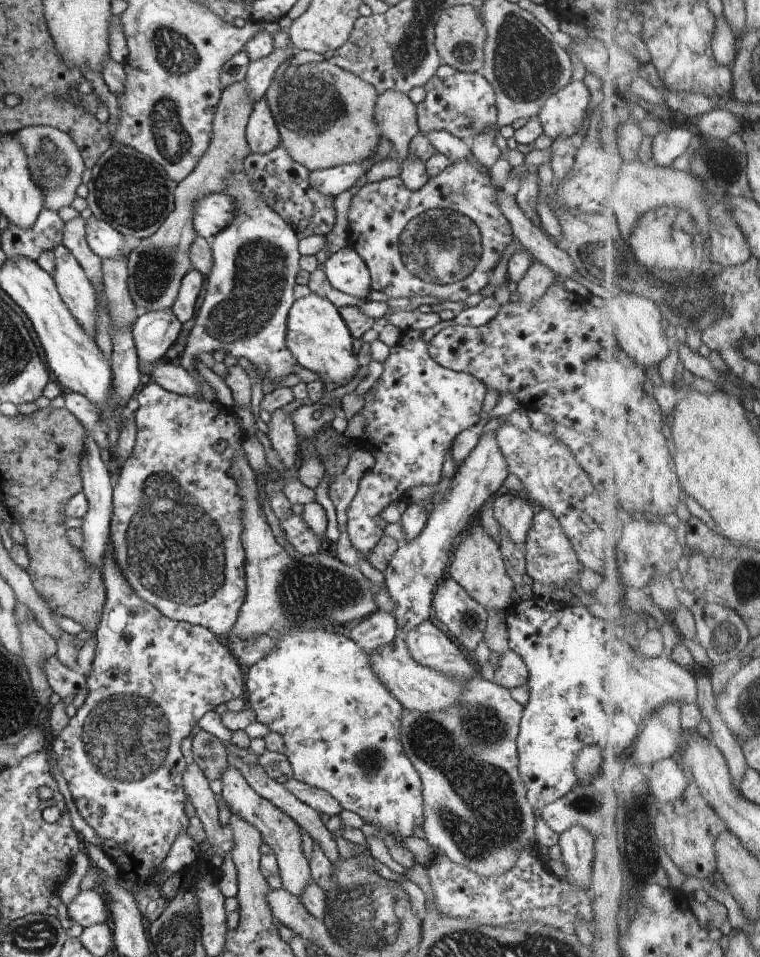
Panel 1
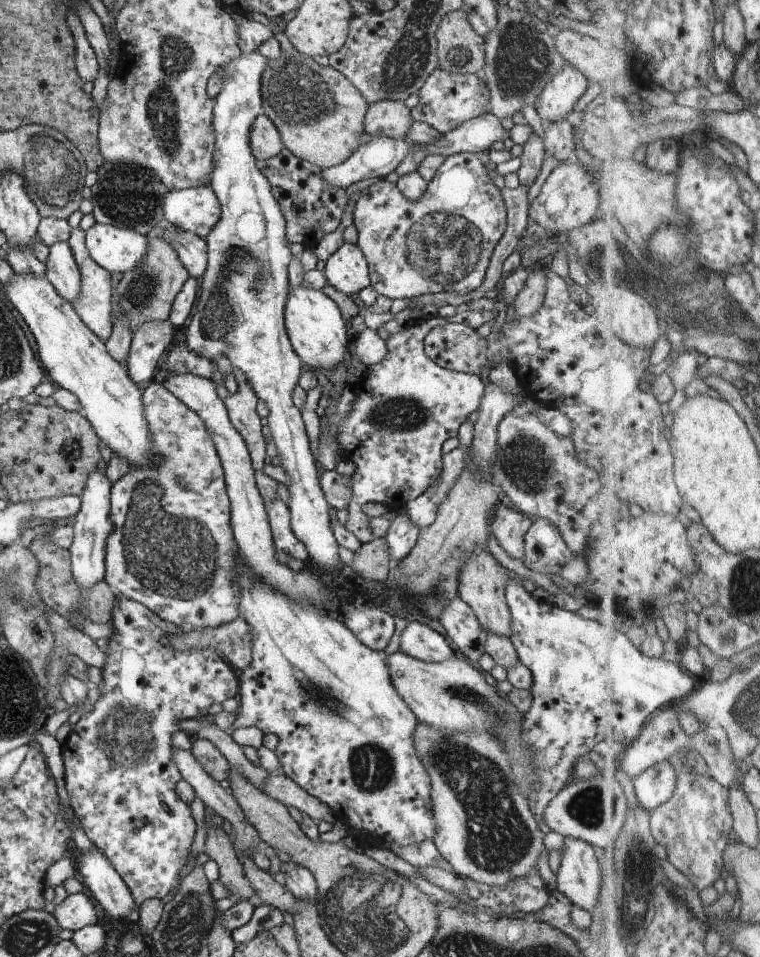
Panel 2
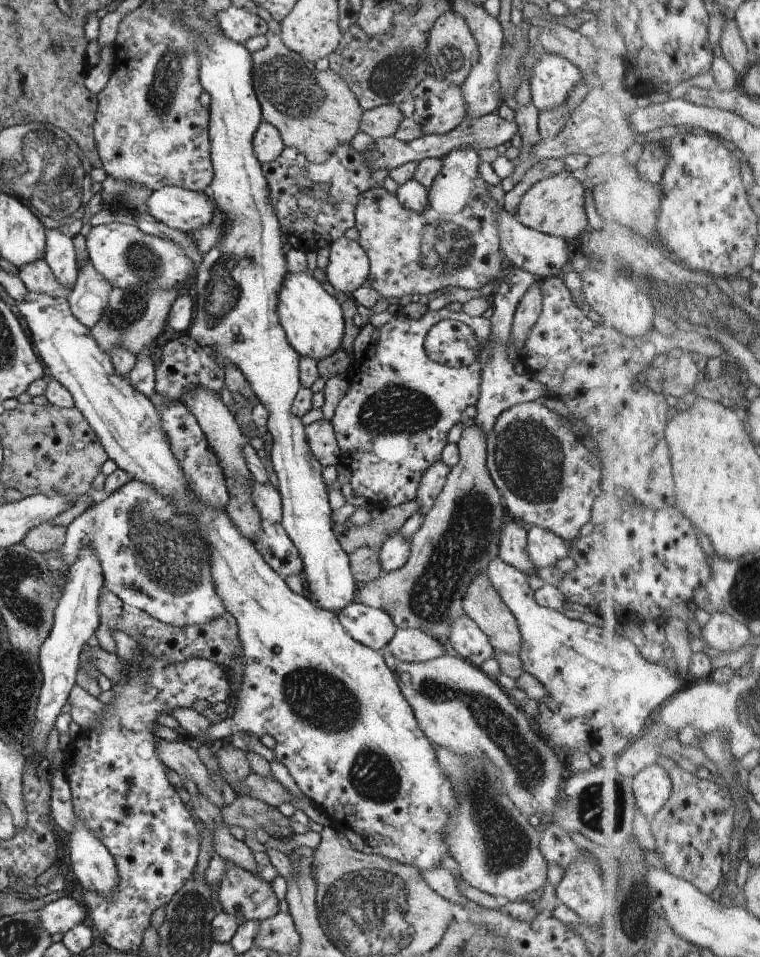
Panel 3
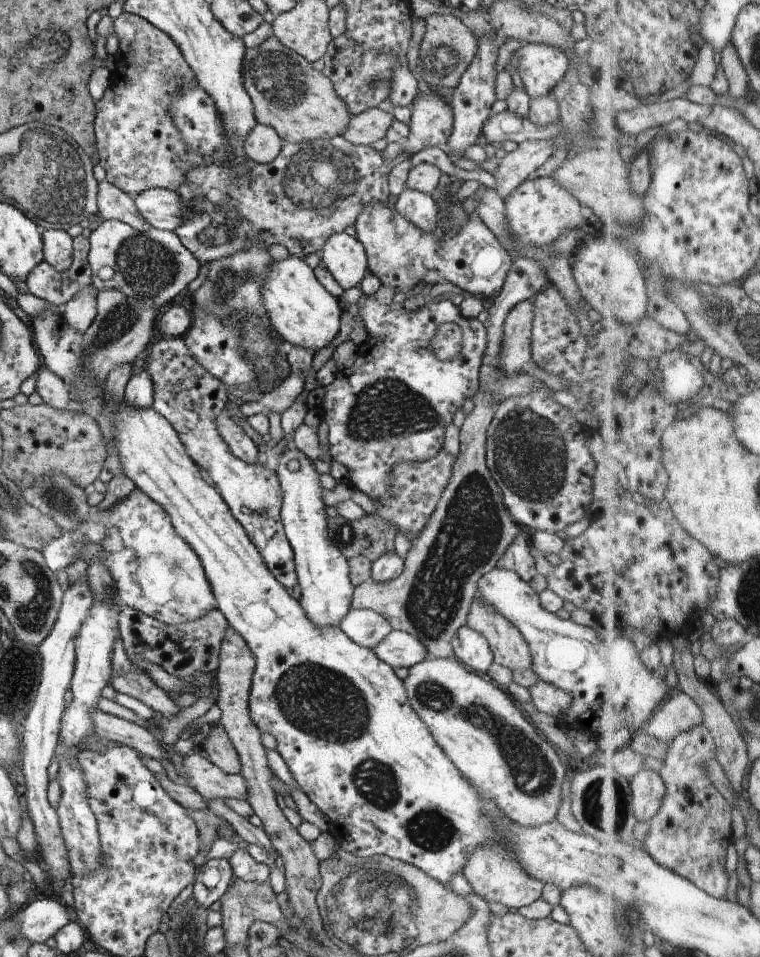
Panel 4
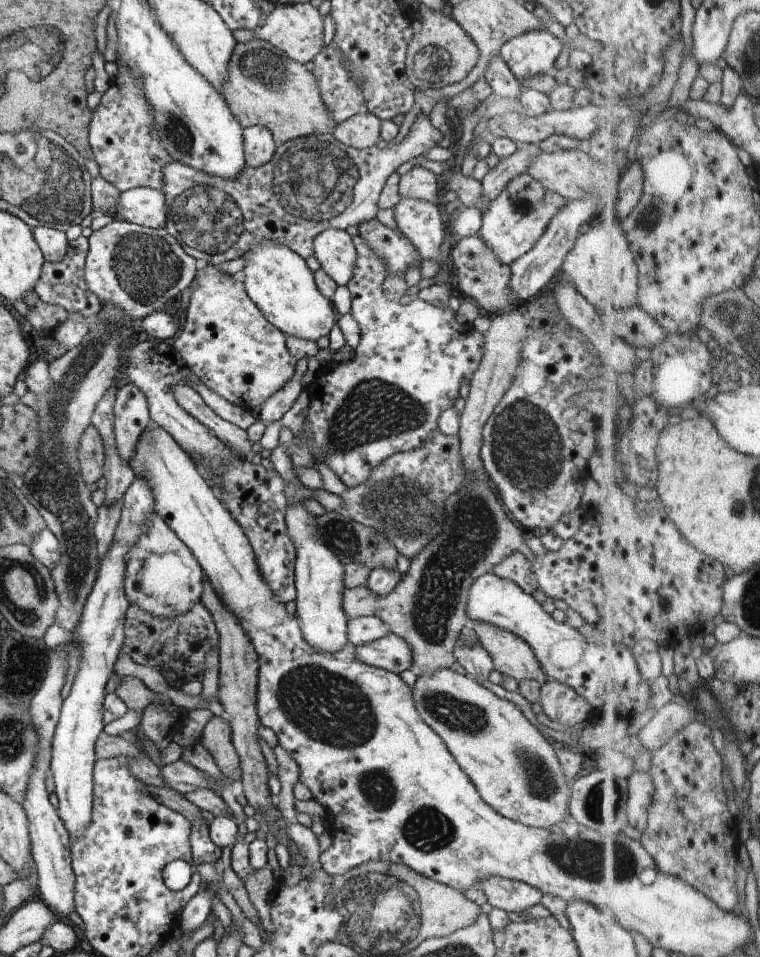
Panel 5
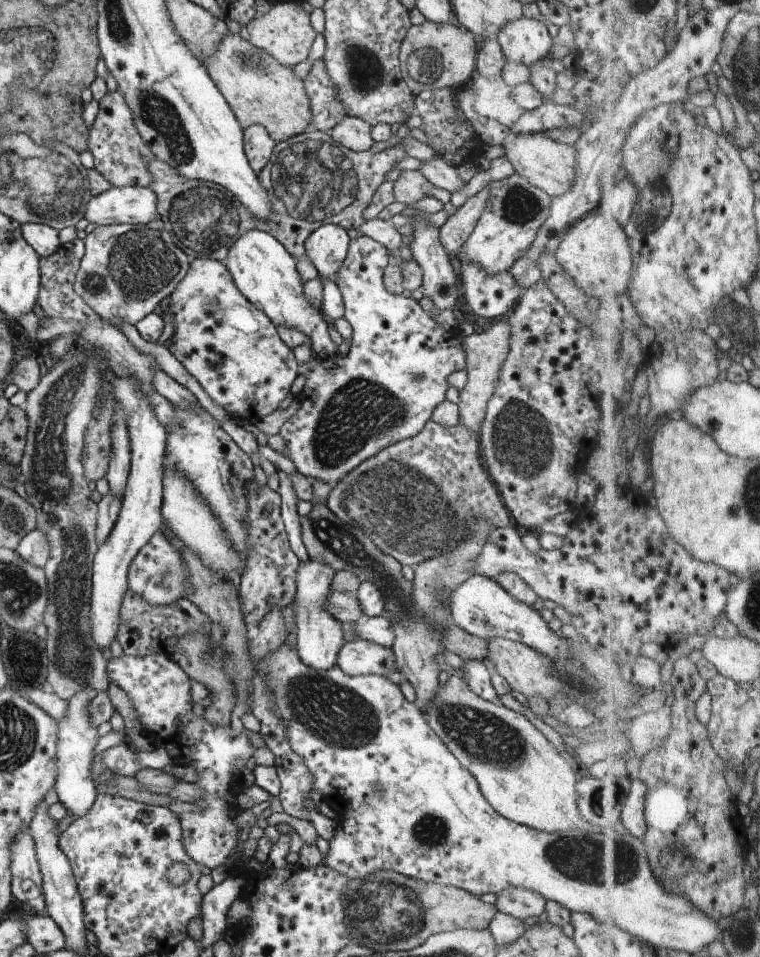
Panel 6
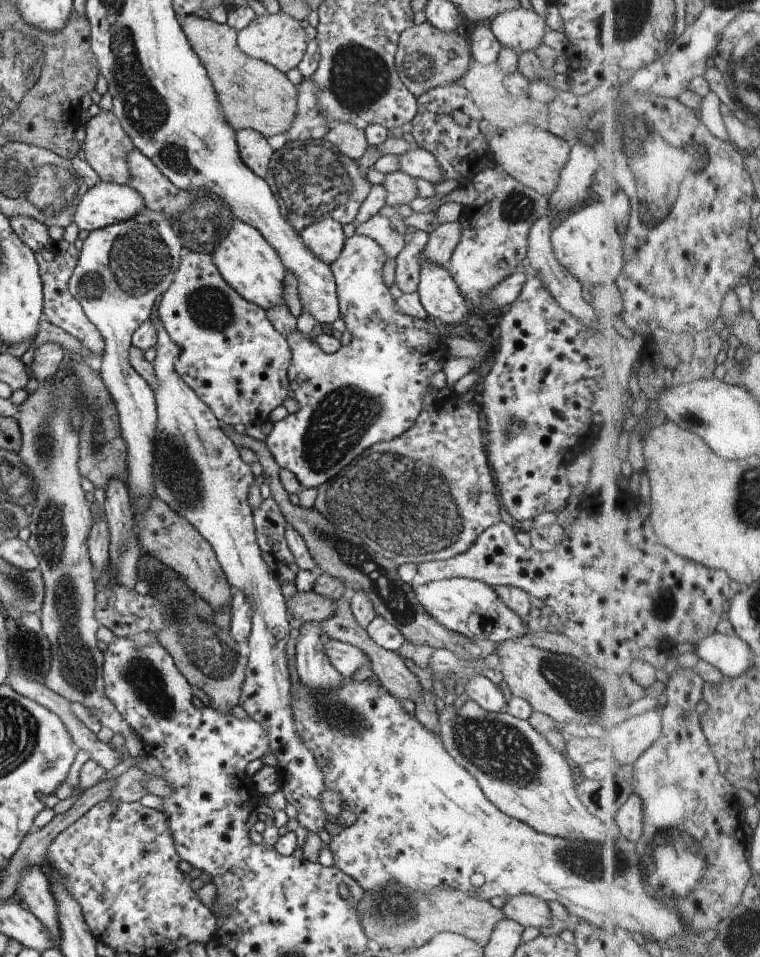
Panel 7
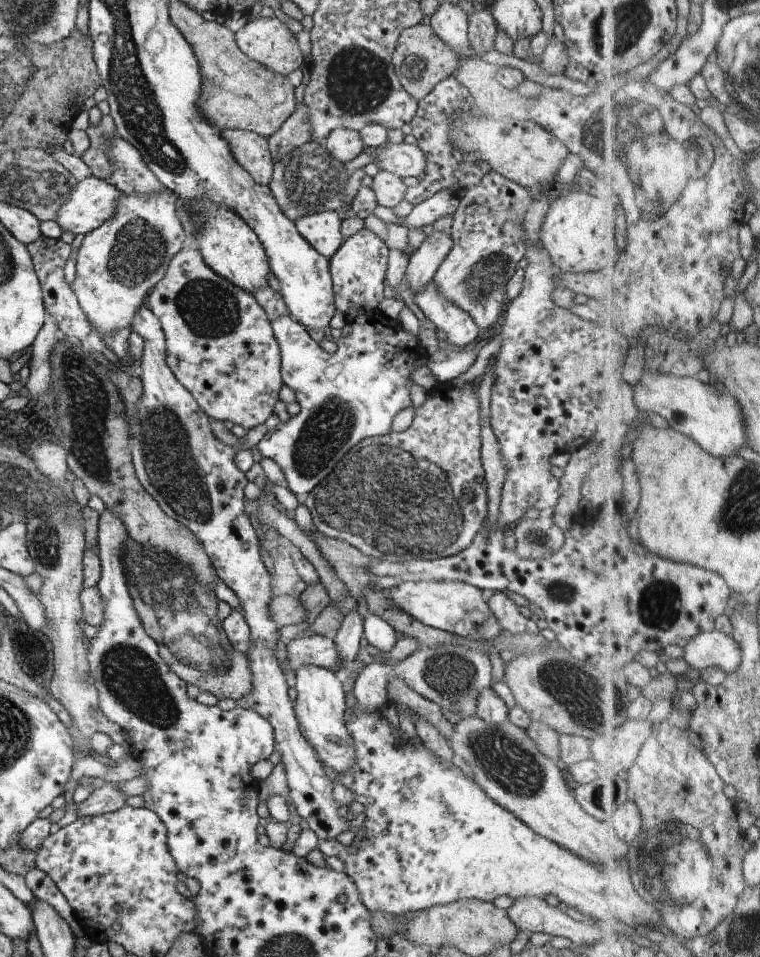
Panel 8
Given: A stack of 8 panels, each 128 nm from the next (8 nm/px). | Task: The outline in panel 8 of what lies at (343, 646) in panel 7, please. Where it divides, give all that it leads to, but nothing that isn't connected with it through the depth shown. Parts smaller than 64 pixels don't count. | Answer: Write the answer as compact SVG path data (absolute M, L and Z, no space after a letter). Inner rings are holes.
M322 635L298 637L287 643L287 650L287 659L294 671L312 664L328 669L340 664L334 640Z

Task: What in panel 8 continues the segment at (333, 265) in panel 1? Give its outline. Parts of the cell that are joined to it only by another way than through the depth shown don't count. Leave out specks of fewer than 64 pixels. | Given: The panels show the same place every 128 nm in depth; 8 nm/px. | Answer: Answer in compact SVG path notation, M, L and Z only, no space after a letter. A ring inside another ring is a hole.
M326 210L302 216L296 220L295 225L300 236L305 238L318 254L329 259L342 246L341 221L336 212Z

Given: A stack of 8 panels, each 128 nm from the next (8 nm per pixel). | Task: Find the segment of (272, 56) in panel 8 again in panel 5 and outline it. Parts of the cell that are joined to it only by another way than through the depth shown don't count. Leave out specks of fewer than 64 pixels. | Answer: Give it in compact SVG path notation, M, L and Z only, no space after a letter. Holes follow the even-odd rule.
M311 3L277 6L266 16L263 23L253 30L254 39L266 40L272 46L282 50L288 58L298 63L306 63L321 51L324 44L323 16Z

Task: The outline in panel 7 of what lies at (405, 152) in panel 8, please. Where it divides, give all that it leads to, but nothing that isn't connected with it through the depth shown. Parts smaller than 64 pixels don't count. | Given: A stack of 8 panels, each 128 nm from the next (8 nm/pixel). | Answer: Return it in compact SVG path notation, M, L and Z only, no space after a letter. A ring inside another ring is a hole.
M416 147L416 150L408 150L406 154L398 157L400 171L414 178L423 178L437 185L445 181L444 172L438 164L435 155L423 148Z

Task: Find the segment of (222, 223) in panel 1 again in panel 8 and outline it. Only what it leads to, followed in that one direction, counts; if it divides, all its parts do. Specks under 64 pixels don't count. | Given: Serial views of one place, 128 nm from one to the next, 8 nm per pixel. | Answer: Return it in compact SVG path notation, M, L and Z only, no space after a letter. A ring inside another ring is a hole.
M92 175L79 180L72 194L60 206L55 221L63 232L75 236L92 232L114 216L122 196L124 193L112 183Z

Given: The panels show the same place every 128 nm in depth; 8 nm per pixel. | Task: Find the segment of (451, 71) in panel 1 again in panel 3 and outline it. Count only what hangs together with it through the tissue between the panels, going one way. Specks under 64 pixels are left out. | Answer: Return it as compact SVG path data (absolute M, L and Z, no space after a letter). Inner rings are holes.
M433 71L416 85L411 100L415 106L412 119L422 126L424 135L444 135L466 119L462 86L451 84Z

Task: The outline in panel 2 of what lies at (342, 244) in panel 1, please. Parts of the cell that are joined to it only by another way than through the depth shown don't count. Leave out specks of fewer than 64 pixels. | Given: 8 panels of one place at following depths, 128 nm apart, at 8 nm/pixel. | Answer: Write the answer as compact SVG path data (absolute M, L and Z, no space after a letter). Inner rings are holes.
M366 178L365 180L360 180L346 188L346 194L348 194L349 199L348 204L346 205L346 210L344 210L344 216L342 216L342 222L340 222L340 228L334 232L330 232L330 234L326 234L326 236L320 240L318 245L311 249L318 260L327 261L328 258L345 243L343 233L344 230L353 223L354 208L356 206L356 202L360 198L360 194L362 194L362 190L370 187L380 180L382 179Z

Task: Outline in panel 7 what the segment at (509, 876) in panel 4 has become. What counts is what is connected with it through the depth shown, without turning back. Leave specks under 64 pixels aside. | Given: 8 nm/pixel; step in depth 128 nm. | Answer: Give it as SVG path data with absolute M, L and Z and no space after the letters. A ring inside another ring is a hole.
M516 894L504 904L505 918L519 922L523 927L544 928L552 925L552 910L543 898L532 894Z

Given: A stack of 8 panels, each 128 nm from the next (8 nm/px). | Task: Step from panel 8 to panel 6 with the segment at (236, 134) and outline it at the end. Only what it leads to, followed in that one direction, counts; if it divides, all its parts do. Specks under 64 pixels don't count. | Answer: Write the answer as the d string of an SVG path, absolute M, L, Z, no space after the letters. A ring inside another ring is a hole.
M253 125L244 129L243 142L249 166L258 175L276 148L276 142L261 125Z

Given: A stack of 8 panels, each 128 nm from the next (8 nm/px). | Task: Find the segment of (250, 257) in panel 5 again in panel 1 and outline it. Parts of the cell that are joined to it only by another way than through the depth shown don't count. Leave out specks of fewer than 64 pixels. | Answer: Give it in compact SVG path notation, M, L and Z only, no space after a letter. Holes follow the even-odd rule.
M311 293L294 301L287 318L286 344L300 366L316 373L324 382L350 382L360 369L352 342L350 329L327 298Z

